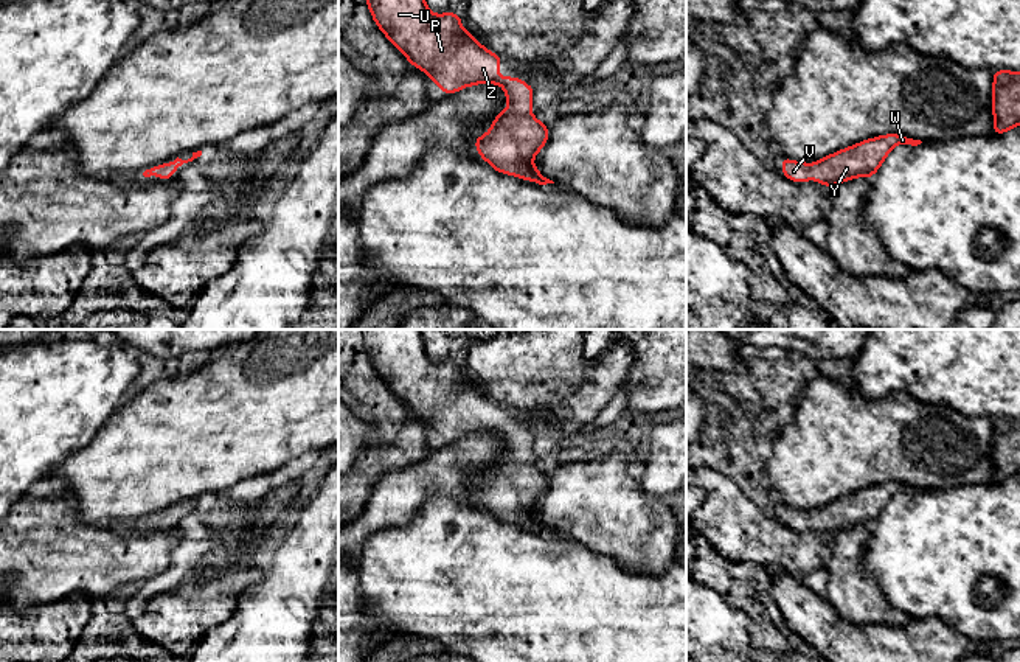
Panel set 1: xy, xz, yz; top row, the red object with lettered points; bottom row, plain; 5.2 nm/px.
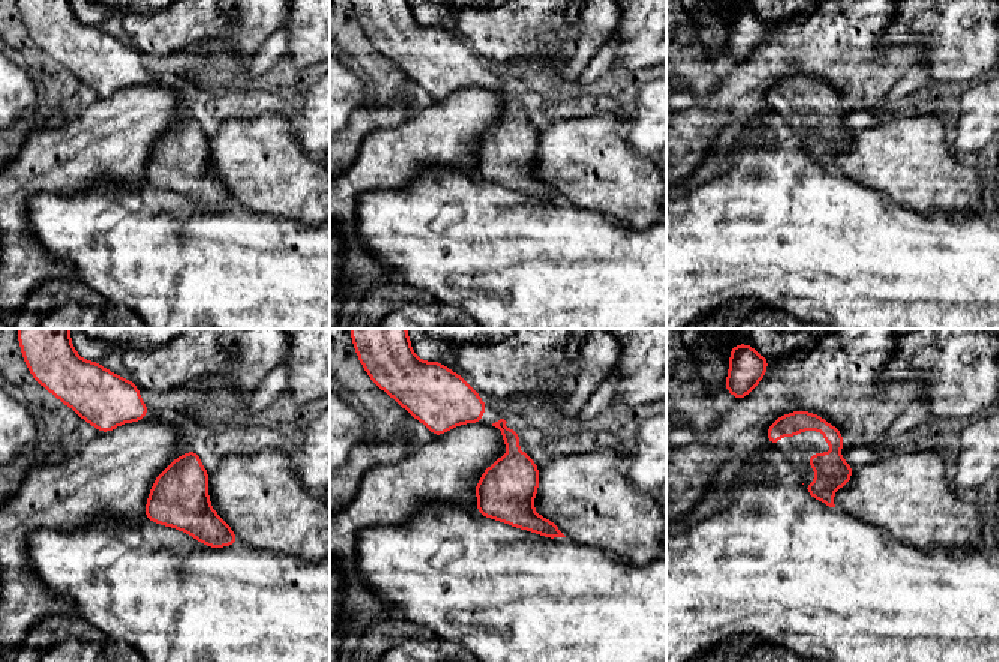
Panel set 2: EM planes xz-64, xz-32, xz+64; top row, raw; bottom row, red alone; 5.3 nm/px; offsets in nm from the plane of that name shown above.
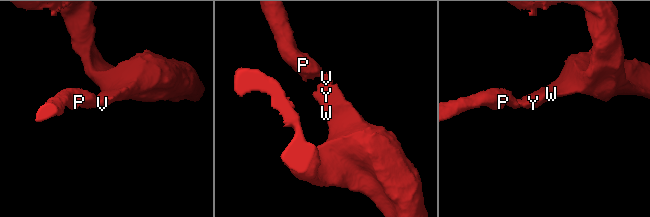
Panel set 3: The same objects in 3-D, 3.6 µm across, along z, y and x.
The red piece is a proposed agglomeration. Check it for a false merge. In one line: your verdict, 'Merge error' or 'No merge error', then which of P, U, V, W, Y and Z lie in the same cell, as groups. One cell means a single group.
No merge error. Groups: P U V W Y Z

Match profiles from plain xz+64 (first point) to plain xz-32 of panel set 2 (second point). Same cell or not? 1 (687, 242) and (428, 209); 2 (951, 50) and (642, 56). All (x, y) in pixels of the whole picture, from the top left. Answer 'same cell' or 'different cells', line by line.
1: same cell
2: same cell

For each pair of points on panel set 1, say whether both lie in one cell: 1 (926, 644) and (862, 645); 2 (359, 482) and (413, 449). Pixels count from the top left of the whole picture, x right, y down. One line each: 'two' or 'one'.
1: one
2: one

